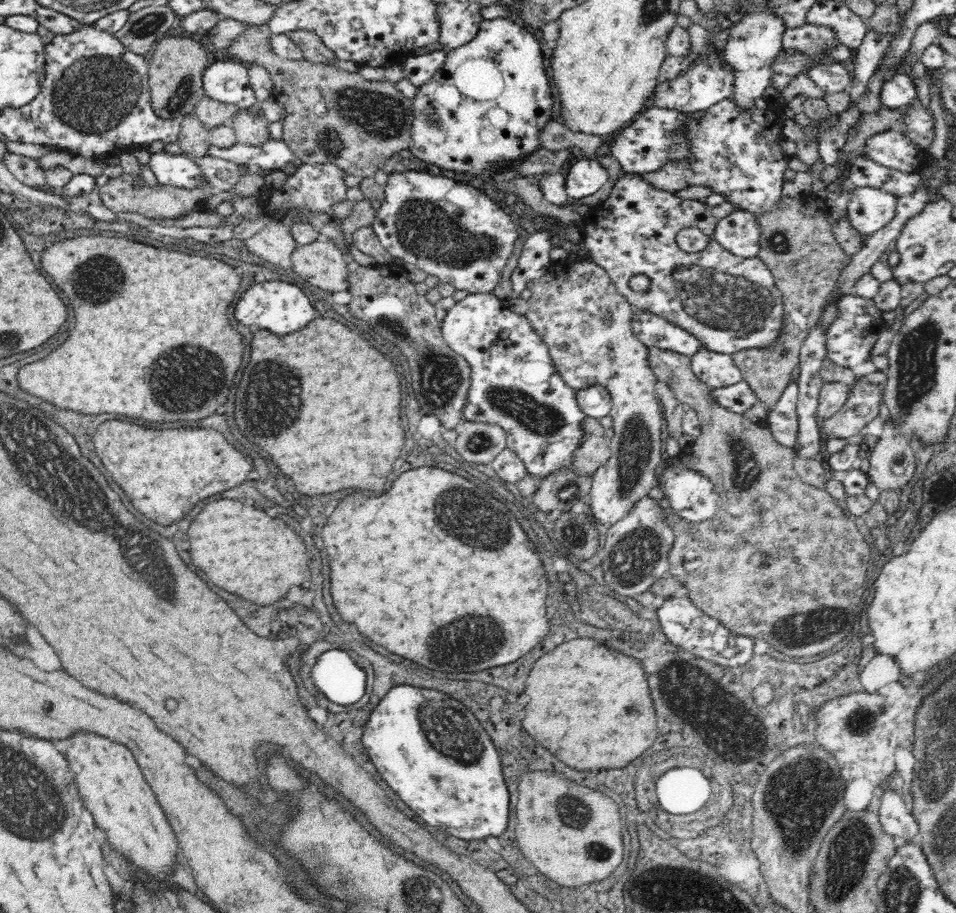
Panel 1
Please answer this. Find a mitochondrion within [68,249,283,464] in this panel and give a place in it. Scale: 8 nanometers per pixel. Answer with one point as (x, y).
(194, 376)

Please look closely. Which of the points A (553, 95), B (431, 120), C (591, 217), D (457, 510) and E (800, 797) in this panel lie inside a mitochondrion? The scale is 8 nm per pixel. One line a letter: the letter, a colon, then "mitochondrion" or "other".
A: other
B: mitochondrion
C: other
D: mitochondrion
E: mitochondrion

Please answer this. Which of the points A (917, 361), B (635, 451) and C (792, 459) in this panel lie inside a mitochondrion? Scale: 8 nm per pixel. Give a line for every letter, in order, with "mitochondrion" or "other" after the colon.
A: mitochondrion
B: mitochondrion
C: other

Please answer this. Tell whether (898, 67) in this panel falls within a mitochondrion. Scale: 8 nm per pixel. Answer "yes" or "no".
no

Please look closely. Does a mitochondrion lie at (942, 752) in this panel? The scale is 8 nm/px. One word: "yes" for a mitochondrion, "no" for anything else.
yes

